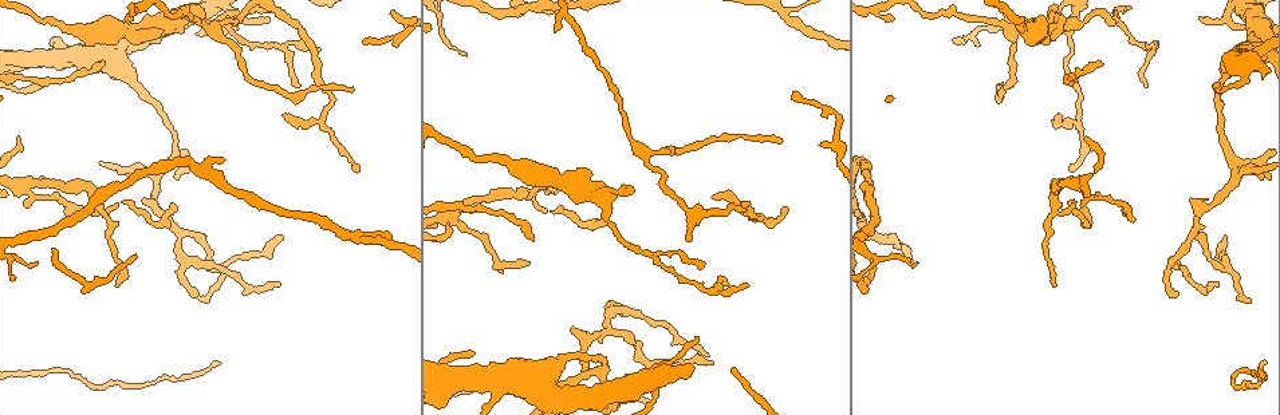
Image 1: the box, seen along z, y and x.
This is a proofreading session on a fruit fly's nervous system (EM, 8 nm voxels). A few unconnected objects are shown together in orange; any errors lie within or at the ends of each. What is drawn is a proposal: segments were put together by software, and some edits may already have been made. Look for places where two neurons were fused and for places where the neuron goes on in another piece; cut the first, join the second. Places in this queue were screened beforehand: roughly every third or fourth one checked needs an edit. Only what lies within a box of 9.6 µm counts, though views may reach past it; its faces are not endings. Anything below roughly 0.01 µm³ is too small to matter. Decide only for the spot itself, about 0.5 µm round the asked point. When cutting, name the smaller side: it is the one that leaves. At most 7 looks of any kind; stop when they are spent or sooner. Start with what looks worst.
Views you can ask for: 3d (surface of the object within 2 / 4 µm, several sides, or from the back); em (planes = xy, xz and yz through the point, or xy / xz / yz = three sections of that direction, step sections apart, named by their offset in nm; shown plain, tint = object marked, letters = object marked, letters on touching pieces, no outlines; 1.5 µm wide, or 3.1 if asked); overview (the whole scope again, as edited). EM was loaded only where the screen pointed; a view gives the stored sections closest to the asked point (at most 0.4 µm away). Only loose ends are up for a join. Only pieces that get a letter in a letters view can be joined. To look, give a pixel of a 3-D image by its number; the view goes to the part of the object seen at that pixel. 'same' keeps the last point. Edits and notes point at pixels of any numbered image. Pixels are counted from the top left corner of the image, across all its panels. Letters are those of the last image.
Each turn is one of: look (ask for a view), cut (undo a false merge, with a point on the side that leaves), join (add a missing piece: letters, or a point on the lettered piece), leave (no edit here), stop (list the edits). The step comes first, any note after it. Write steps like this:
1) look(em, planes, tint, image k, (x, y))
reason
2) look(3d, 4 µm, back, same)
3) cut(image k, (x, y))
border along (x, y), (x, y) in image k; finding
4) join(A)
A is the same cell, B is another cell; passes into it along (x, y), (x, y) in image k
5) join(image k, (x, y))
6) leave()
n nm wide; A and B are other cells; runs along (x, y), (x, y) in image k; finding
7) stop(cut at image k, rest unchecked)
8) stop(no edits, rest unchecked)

look(em, planes, letters, image 1, (465, 55))
free end

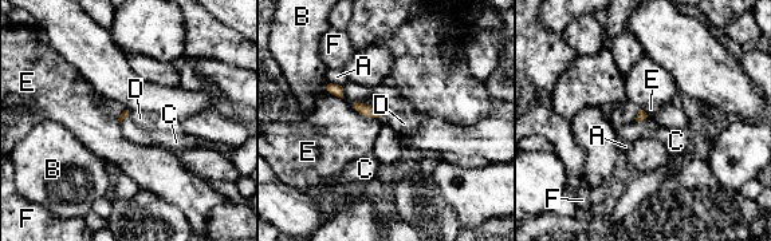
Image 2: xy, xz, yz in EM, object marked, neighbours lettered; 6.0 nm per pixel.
leave()
E touches over 220 nm; A, B, C, D, E and F are other cells; no lettered piece goes on from it

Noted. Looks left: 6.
look(em, planes, letters, image 1, (104, 64))
end of a long branch

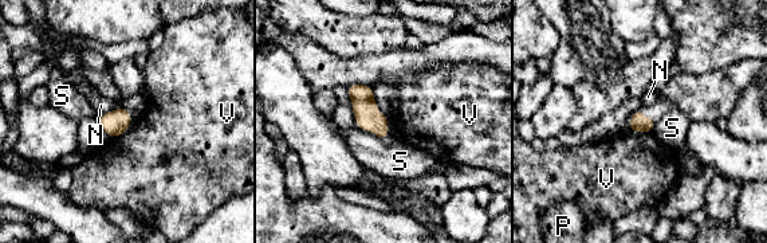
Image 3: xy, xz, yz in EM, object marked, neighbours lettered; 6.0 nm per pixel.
leave()
110 nm wide; N, P, S and V are other cells; border along (120, 134), (110, 137) in image 3; no lettered piece goes on from it

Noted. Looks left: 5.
look(em, xz, step 4, letters, image 1, (1029, 33))
calibre changes

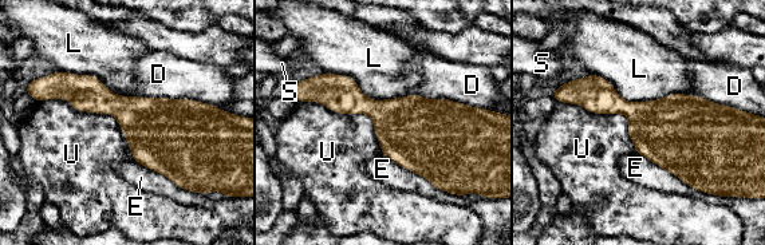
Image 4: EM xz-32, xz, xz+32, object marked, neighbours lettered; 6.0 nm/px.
leave()
460 nm wide; D, E, L, S and U are other cells; border along (596, 75), (627, 101), (682, 94) in image 4; all the same neuron

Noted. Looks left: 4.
stop(no edits, rest unchecked)

